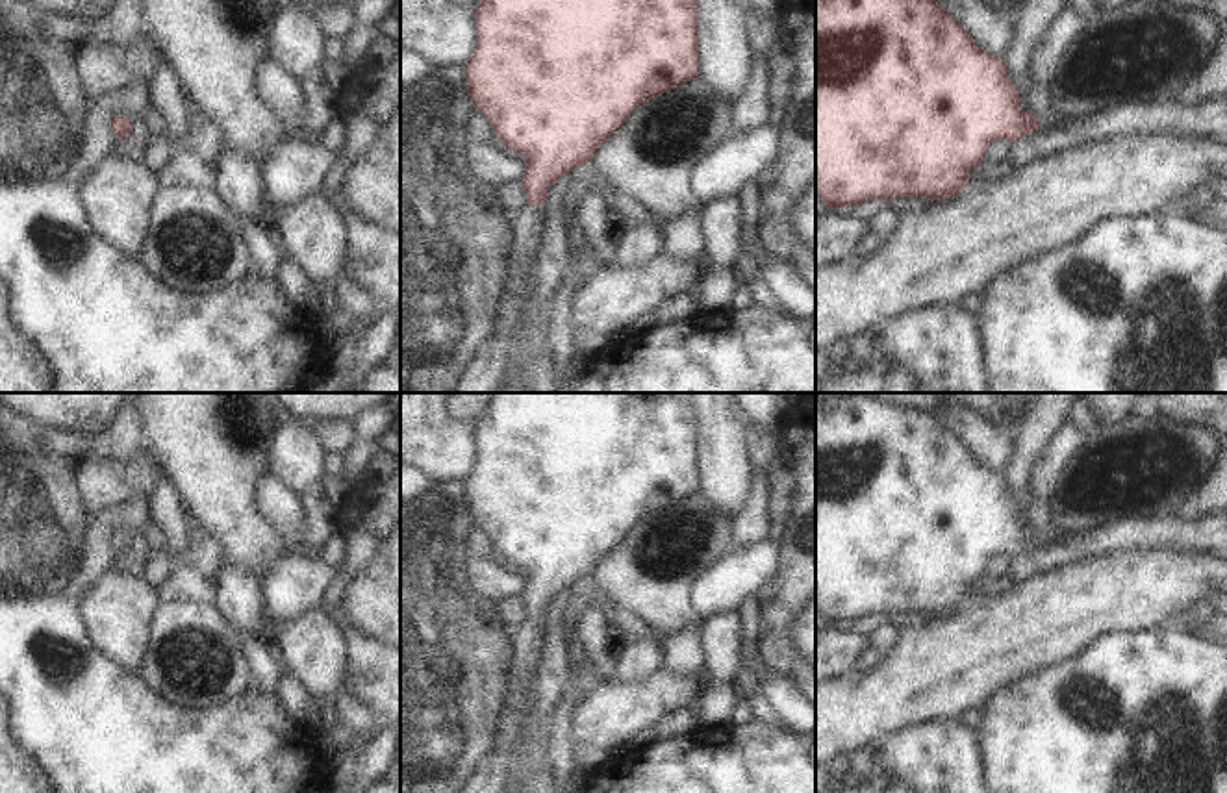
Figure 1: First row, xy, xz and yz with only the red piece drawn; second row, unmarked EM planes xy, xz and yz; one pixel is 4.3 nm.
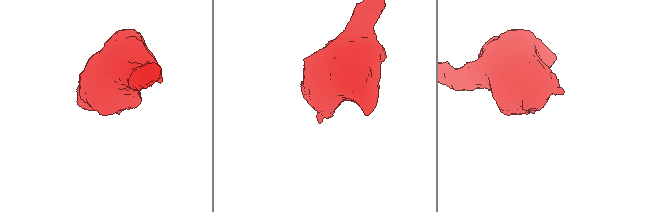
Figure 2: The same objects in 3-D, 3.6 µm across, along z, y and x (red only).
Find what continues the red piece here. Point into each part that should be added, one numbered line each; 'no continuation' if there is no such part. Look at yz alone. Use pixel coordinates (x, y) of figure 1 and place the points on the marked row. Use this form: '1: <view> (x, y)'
no continuation

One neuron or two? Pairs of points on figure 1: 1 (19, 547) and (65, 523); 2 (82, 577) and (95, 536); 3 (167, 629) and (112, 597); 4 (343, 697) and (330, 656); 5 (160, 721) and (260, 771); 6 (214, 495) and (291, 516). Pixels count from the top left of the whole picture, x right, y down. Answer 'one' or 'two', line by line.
1: one
2: one
3: two
4: two
5: one
6: two

